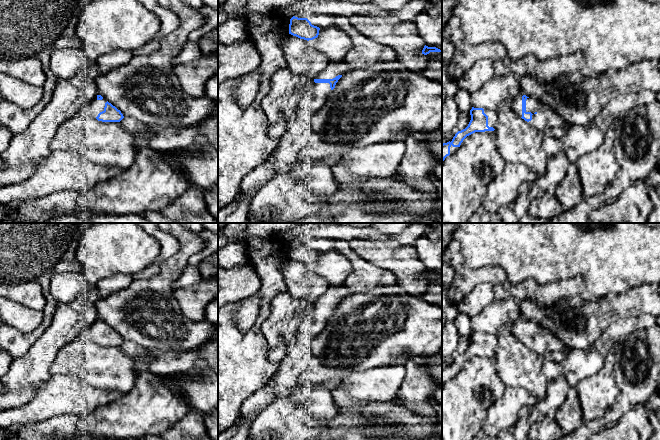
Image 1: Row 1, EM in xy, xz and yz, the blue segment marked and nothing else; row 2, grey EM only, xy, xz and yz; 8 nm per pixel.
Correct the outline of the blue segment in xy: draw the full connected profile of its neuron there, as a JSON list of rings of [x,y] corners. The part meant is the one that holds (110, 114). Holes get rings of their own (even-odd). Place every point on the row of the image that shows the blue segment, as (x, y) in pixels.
[[[97,95],[79,110],[89,117],[102,122],[120,122],[124,118],[121,111],[105,100],[101,95]]]

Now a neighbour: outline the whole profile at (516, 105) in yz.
[[[523,94],[516,95],[511,103],[512,110],[519,116],[522,117],[522,96]]]

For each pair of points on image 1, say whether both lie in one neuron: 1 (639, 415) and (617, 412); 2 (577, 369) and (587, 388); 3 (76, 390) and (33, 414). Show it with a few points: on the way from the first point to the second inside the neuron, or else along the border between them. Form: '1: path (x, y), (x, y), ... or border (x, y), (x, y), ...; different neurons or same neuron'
1: border (630, 409), (614, 424), (606, 427); different neurons
2: border (602, 366), (596, 373), (584, 377), (575, 387); different neurons
3: path (65, 395), (59, 395), (44, 405); same neuron

